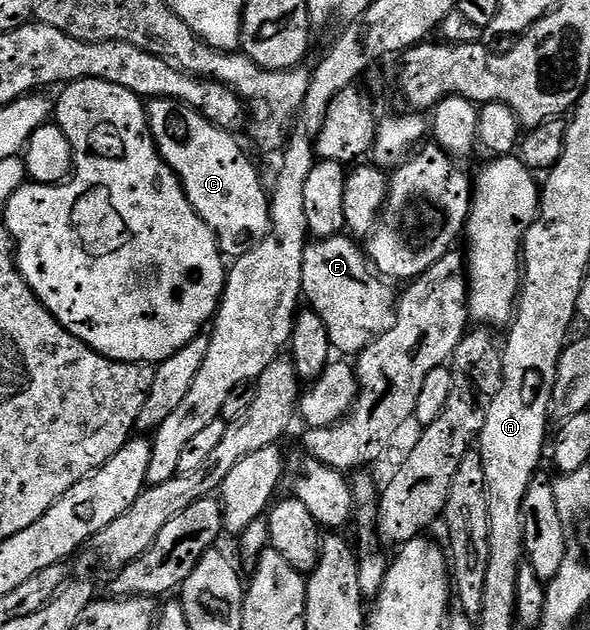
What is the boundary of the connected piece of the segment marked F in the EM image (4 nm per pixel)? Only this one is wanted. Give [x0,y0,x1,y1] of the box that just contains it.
[303,235,395,355]

